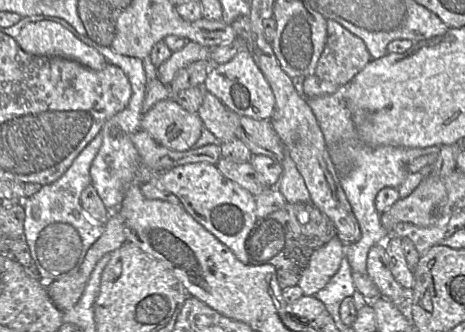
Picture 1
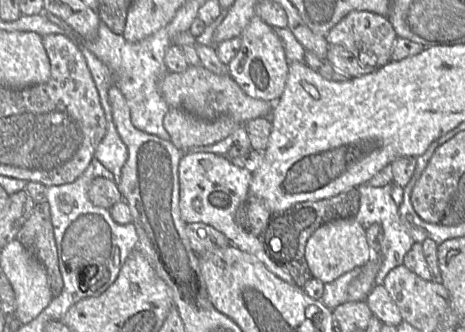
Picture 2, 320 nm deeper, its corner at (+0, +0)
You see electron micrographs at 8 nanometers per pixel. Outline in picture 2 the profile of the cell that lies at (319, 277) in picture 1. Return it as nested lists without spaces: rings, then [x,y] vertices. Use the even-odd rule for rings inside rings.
[[[354,218],[335,219],[322,224],[309,237],[305,247],[305,259],[312,277],[324,284],[332,282],[355,267],[362,267],[371,255],[365,229]]]

